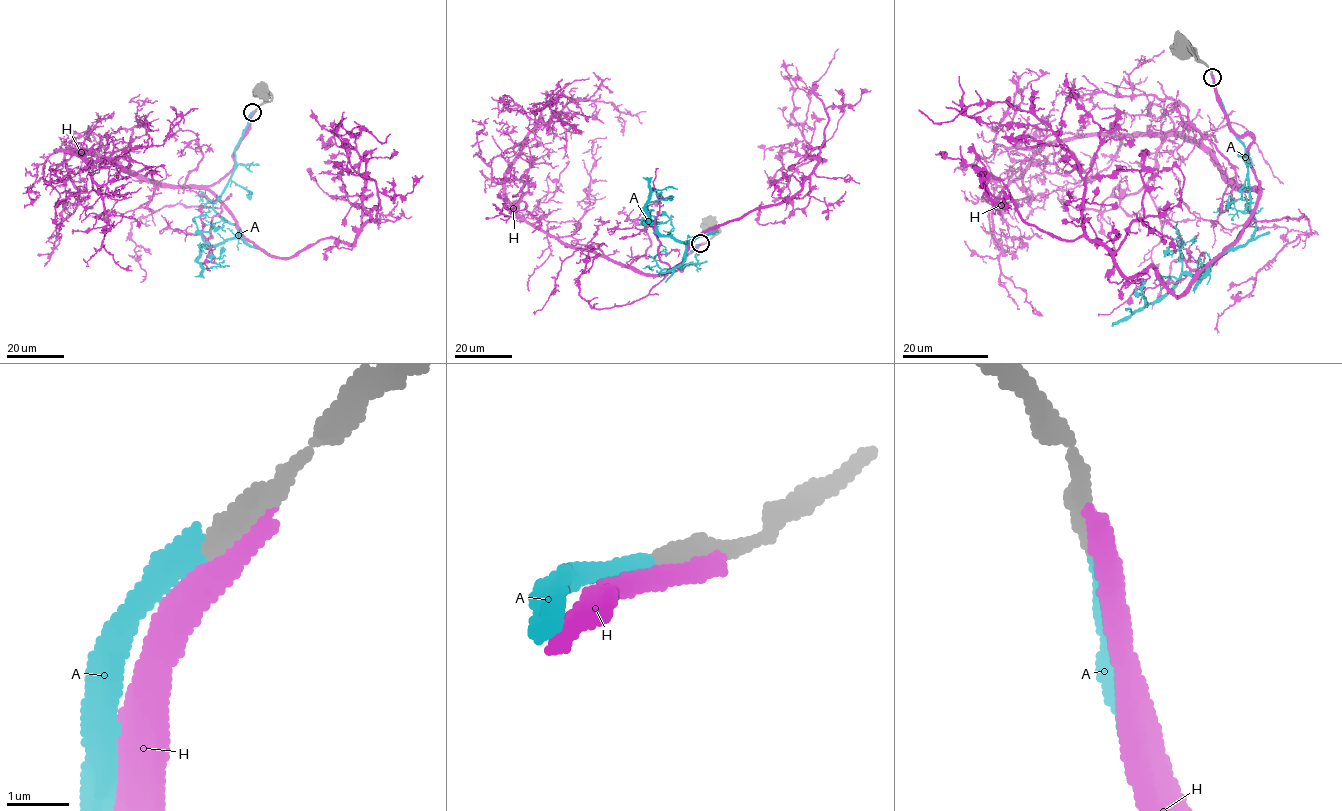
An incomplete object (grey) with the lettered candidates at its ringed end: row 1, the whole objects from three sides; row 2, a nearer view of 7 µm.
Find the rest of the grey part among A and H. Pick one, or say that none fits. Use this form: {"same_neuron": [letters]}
{"same_neuron": ["A"]}

